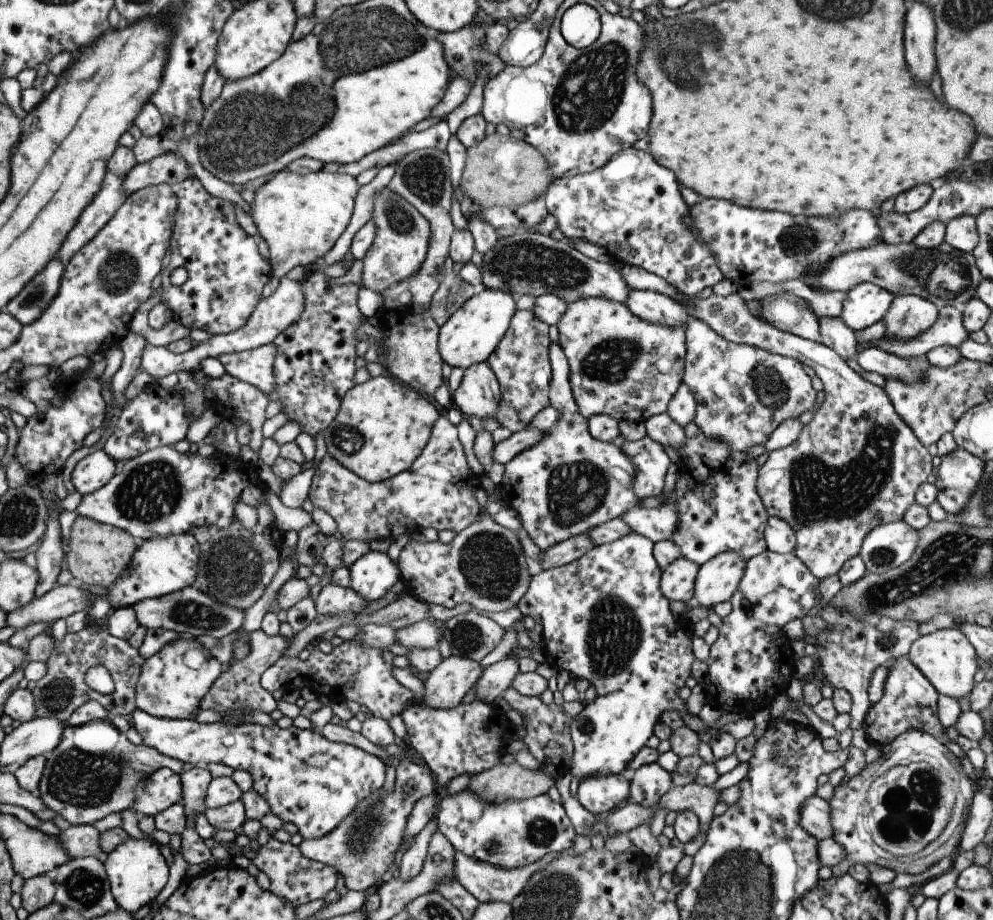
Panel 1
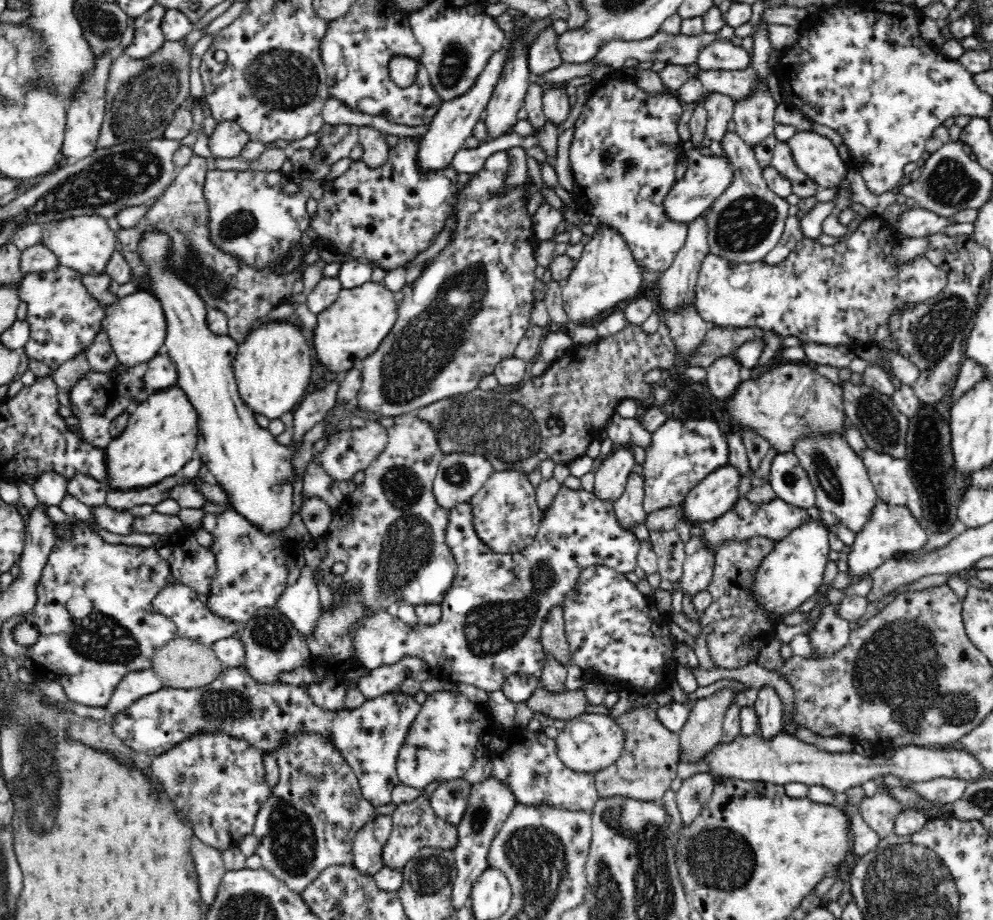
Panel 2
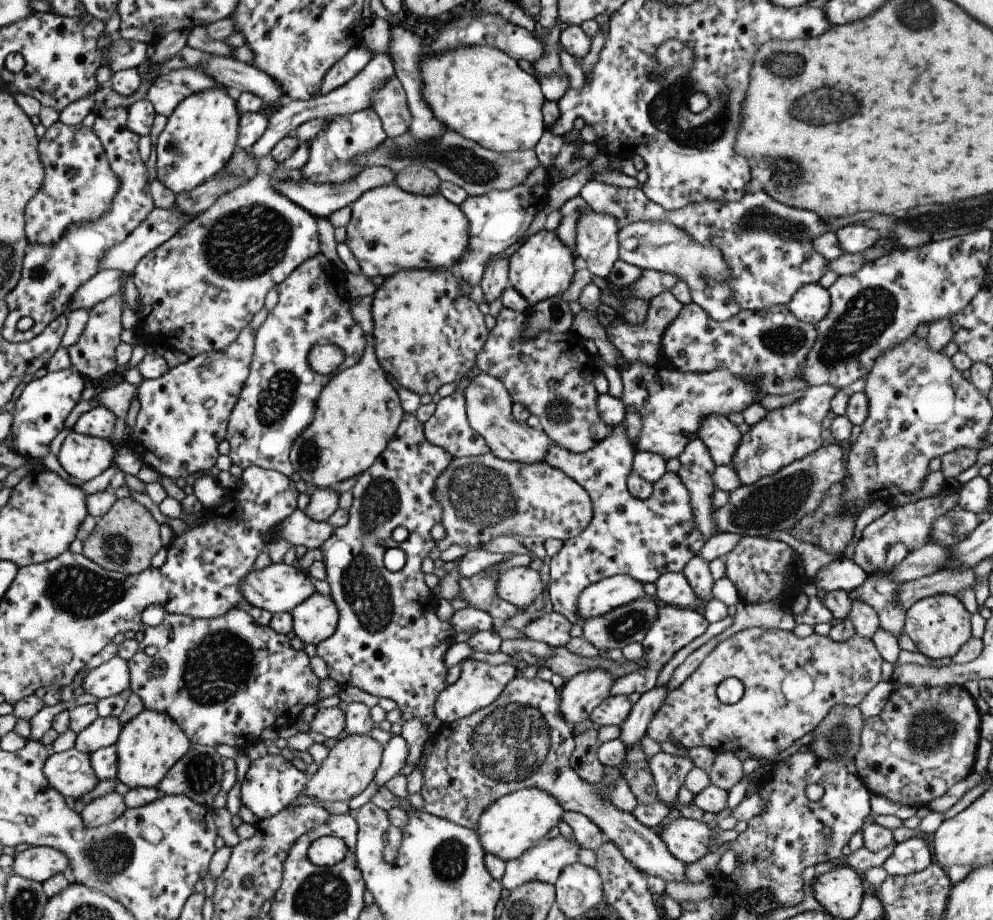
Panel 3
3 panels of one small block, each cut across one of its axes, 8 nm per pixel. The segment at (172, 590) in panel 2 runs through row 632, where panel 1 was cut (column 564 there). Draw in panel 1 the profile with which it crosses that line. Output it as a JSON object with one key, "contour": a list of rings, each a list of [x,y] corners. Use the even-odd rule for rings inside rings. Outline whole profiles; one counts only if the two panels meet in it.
{"contour":[[[629,147],[625,150],[616,152],[603,166],[600,166],[597,170],[593,170],[593,172],[578,174],[571,178],[559,177],[555,179],[544,192],[544,203],[546,212],[552,214],[556,218],[556,228],[564,234],[564,240],[567,240],[571,246],[573,246],[573,242],[575,242],[571,241],[571,239],[576,240],[577,238],[582,238],[583,240],[587,240],[587,242],[598,244],[605,248],[608,256],[619,264],[641,268],[646,272],[659,276],[659,278],[663,278],[665,282],[669,282],[669,284],[675,287],[678,292],[687,296],[695,296],[699,295],[701,290],[705,287],[712,287],[714,284],[721,281],[722,276],[717,266],[715,266],[715,260],[713,260],[713,254],[711,254],[709,247],[705,246],[704,243],[698,239],[698,234],[694,231],[692,222],[688,221],[689,207],[681,198],[680,185],[673,172],[657,164],[649,153],[643,153],[642,151],[633,149],[633,147]]]}

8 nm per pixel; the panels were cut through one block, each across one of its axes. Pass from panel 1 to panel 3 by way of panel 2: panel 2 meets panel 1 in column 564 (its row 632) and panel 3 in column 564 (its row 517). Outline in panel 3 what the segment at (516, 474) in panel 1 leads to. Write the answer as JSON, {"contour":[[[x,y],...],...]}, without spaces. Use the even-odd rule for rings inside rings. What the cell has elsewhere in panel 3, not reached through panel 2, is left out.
{"contour":[[[621,423],[611,428],[611,433],[606,438],[603,438],[603,440],[601,440],[595,447],[592,447],[590,450],[587,450],[583,453],[571,453],[567,450],[564,450],[562,447],[559,447],[558,445],[550,444],[544,461],[548,466],[561,470],[561,472],[563,472],[563,474],[565,474],[568,478],[571,478],[576,484],[579,484],[581,489],[585,490],[585,493],[588,495],[592,507],[591,521],[585,530],[581,532],[581,535],[563,541],[561,549],[551,558],[551,562],[549,564],[549,572],[547,572],[549,575],[549,580],[547,580],[547,583],[545,583],[547,584],[548,596],[552,605],[552,611],[565,616],[565,618],[567,618],[567,620],[569,620],[569,622],[572,624],[578,624],[578,615],[576,614],[577,596],[589,584],[598,582],[599,580],[605,579],[606,577],[611,577],[612,575],[628,575],[630,578],[633,578],[639,583],[653,583],[661,574],[664,574],[665,572],[682,573],[685,564],[687,564],[687,562],[691,560],[693,556],[696,556],[699,553],[701,546],[703,546],[705,542],[705,537],[703,537],[694,526],[692,511],[690,510],[688,504],[687,490],[683,487],[683,484],[680,482],[680,479],[677,477],[676,473],[666,473],[664,476],[661,476],[661,478],[659,478],[652,485],[652,492],[647,499],[638,500],[632,498],[632,496],[628,494],[626,488],[626,478],[628,467],[631,464],[631,460],[633,459],[635,451],[633,450],[633,444],[629,442],[628,435],[625,434],[625,428]]]}

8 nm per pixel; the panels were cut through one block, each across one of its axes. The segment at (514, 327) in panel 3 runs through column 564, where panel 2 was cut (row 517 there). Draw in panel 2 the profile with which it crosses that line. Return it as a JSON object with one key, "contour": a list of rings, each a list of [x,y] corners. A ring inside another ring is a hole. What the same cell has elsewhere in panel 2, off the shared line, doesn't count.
{"contour":[[[417,410],[400,414],[400,416],[394,416],[393,424],[387,428],[387,433],[389,438],[388,444],[384,452],[378,456],[375,461],[372,461],[370,466],[364,471],[364,482],[357,486],[352,496],[345,498],[345,502],[342,502],[337,509],[332,510],[334,520],[331,522],[328,532],[322,536],[323,539],[326,540],[326,545],[328,545],[328,554],[326,554],[326,558],[324,558],[322,564],[320,564],[320,569],[318,570],[318,574],[316,574],[316,577],[318,577],[317,582],[320,579],[324,580],[324,582],[330,586],[331,590],[335,590],[335,592],[340,592],[344,586],[352,586],[352,584],[359,586],[363,592],[363,601],[365,604],[367,604],[369,608],[375,608],[375,610],[380,611],[392,611],[394,602],[400,600],[400,598],[403,598],[403,600],[409,602],[414,607],[416,607],[416,604],[439,604],[442,602],[442,598],[444,598],[444,595],[448,592],[448,588],[450,588],[450,585],[453,583],[452,580],[454,580],[458,568],[456,559],[454,559],[445,537],[446,532],[448,532],[448,524],[450,524],[450,511],[442,508],[442,506],[438,504],[433,490],[434,477],[437,475],[438,467],[445,454],[439,447],[435,430],[431,428],[426,420],[422,420],[422,418],[417,416]],[[336,563],[346,565],[343,574],[333,573],[332,569]]]}

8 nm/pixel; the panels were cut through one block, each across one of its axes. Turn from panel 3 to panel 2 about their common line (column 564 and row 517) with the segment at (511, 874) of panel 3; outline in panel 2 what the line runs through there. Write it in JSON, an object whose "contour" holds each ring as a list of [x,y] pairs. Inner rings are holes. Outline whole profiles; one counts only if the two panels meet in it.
{"contour":[[[839,431],[818,434],[818,436],[813,434],[798,436],[794,440],[792,452],[798,457],[798,462],[811,481],[816,494],[816,507],[836,515],[852,532],[861,532],[879,497],[862,458],[848,444],[842,433]]]}

